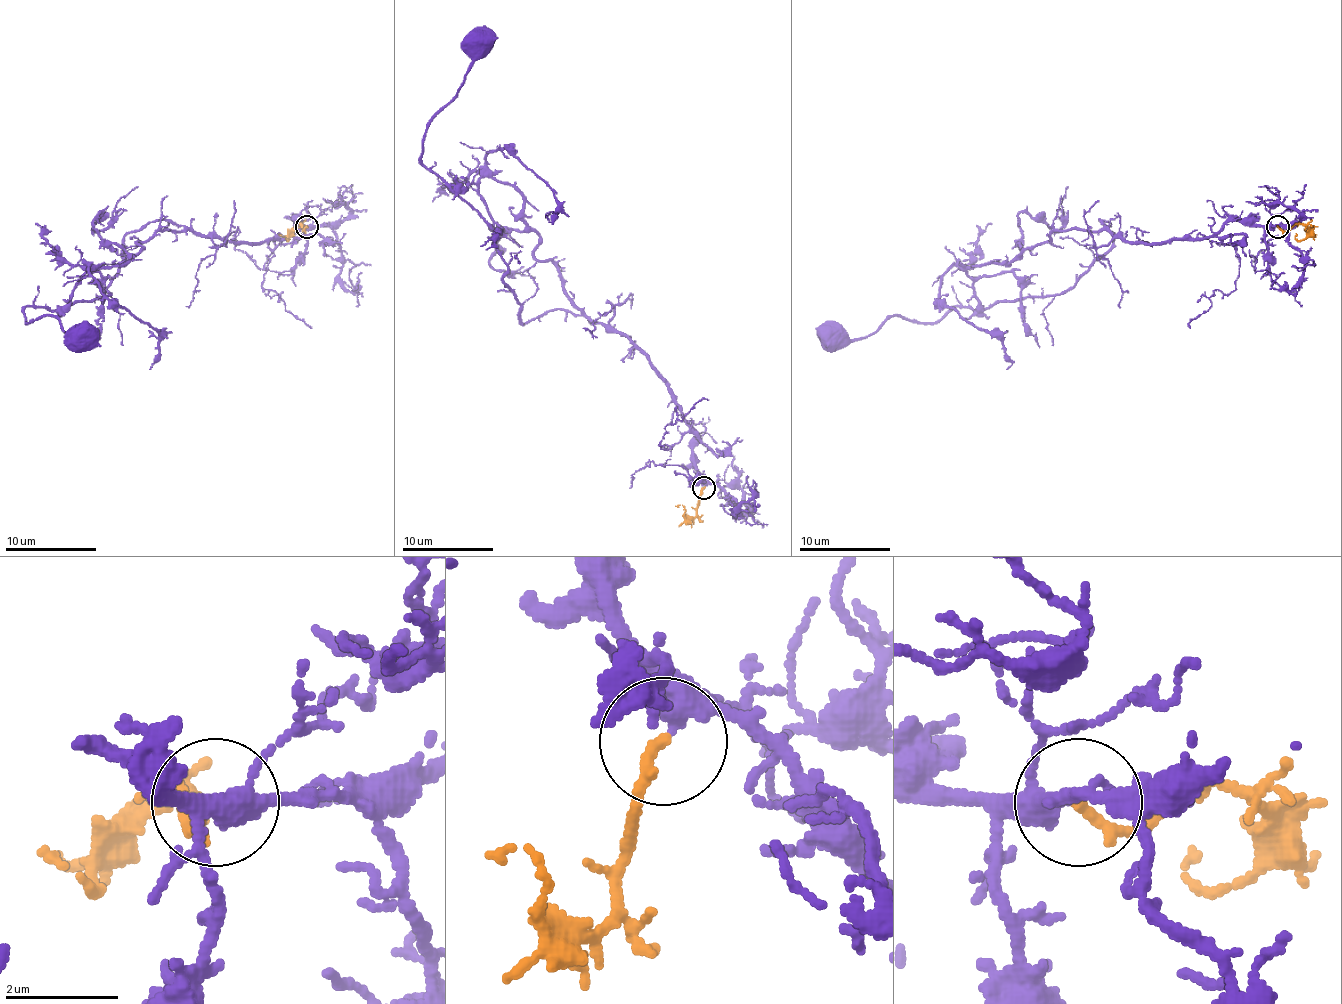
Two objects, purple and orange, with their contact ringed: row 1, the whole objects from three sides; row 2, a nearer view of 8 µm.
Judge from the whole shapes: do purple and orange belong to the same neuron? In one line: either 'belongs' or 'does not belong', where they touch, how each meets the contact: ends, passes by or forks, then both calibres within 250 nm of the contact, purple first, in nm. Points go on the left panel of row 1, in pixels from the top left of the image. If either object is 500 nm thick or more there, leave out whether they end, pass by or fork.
belongs; place (307, 226); purple forks; orange ends; calibres 320 and 200 nm

